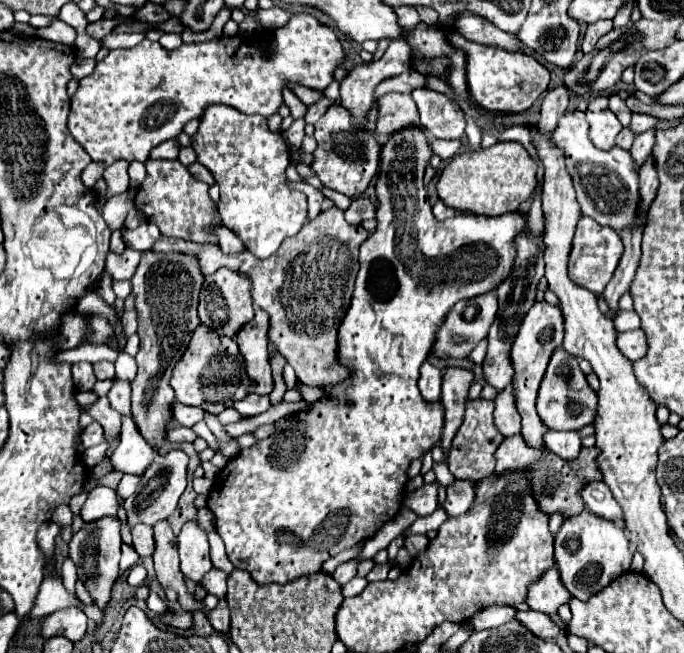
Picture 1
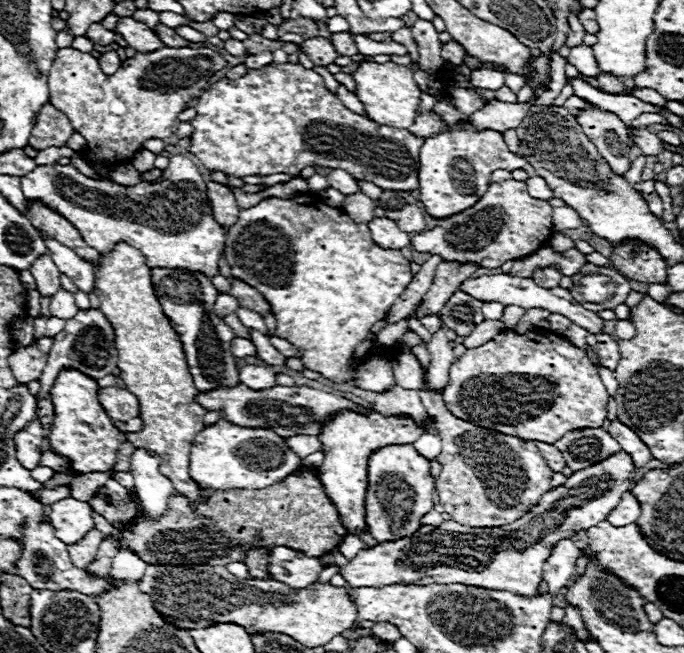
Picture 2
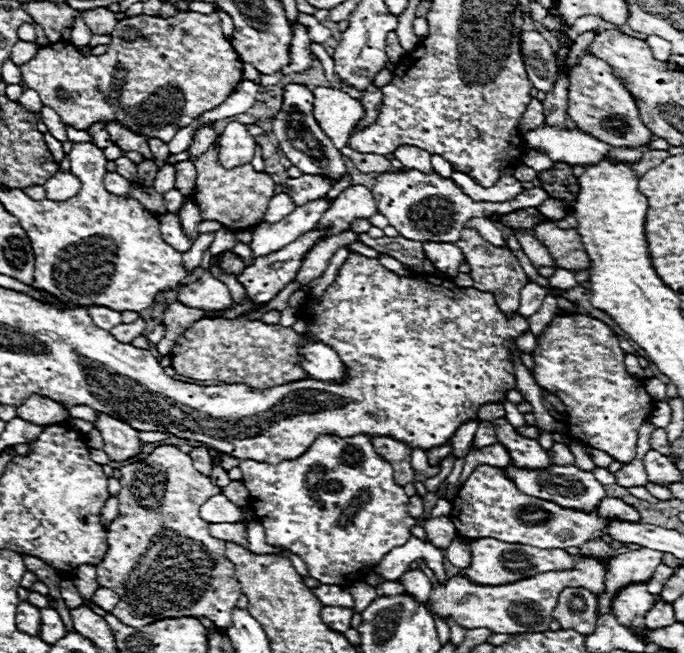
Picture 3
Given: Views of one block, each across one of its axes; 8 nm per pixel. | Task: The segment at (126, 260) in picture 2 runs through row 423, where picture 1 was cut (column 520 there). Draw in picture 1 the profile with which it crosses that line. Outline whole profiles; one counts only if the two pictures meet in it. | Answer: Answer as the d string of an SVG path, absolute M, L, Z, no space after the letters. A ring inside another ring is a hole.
M499 141L490 148L482 148L480 152L464 152L464 154L454 156L450 160L450 164L442 170L436 188L438 188L440 200L444 200L444 204L450 208L470 210L470 212L480 214L480 216L502 216L502 214L514 212L524 200L528 200L532 196L532 192L538 184L536 172L538 172L536 158L532 158L520 142Z

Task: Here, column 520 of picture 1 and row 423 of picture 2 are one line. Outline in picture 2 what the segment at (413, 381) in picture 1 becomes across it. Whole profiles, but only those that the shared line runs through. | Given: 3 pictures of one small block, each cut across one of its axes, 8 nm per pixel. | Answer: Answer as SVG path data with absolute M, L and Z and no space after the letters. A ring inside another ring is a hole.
M220 420L212 426L206 426L198 436L196 444L192 444L190 454L190 474L194 482L200 482L204 490L260 490L274 482L284 480L288 474L298 470L302 460L286 448L284 438L264 428L240 428L226 420ZM284 446L286 452L280 452Z

